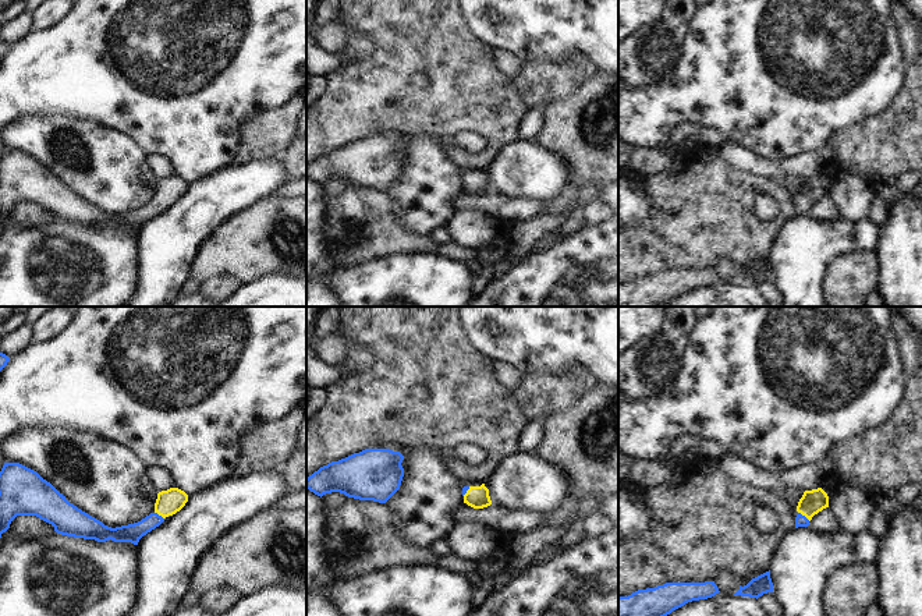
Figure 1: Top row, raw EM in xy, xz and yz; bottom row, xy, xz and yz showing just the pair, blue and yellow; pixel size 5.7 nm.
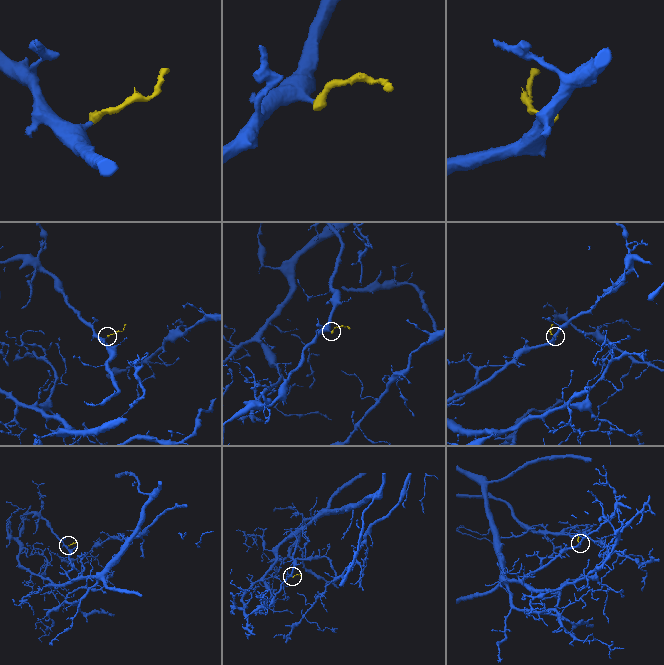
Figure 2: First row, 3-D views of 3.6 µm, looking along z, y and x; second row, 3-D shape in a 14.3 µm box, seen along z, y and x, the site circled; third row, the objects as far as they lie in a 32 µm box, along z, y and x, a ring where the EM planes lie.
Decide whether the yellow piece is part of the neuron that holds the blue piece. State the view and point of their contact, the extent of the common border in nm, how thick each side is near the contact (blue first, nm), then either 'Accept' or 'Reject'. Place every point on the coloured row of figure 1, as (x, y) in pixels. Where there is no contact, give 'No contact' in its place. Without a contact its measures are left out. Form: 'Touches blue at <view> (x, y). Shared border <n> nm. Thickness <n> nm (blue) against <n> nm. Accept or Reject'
Touches blue at yz (804, 516). Shared border 90 nm. Thickness 70 nm (blue) against 140 nm. Accept.

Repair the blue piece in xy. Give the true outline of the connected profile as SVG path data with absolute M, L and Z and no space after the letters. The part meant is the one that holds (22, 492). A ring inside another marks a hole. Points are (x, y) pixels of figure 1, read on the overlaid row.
M4 463L0 471L0 538L17 516L36 516L61 535L138 545L143 535L180 511L187 502L188 495L178 488L162 491L153 513L138 523L111 528L70 503L36 471L19 463Z

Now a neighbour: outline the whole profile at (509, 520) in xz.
M461 502L454 513L454 518L457 523L479 520L496 531L503 531L506 534L524 534L545 525L547 513L507 509L493 503L483 509L474 509Z

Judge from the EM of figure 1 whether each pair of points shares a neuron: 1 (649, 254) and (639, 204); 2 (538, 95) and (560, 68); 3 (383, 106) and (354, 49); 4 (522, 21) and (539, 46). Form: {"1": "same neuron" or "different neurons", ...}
{"1": "different neurons", "2": "same neuron", "3": "different neurons", "4": "same neuron"}

